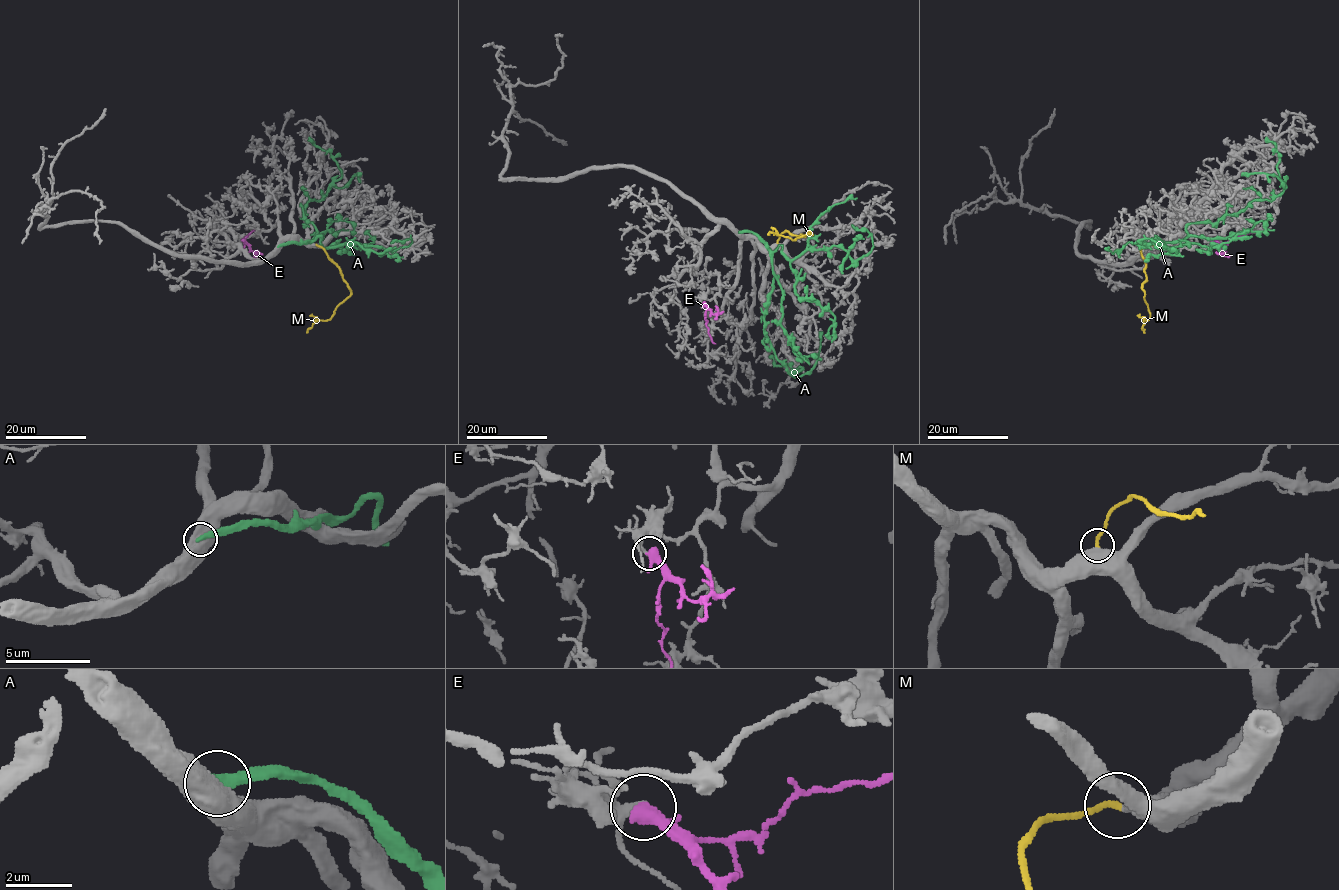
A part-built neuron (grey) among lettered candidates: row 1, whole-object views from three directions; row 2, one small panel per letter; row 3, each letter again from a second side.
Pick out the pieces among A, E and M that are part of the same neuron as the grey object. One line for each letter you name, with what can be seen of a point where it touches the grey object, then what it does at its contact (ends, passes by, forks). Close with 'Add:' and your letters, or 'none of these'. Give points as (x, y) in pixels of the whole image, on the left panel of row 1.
M: (316, 245) | it ends
Add: M

